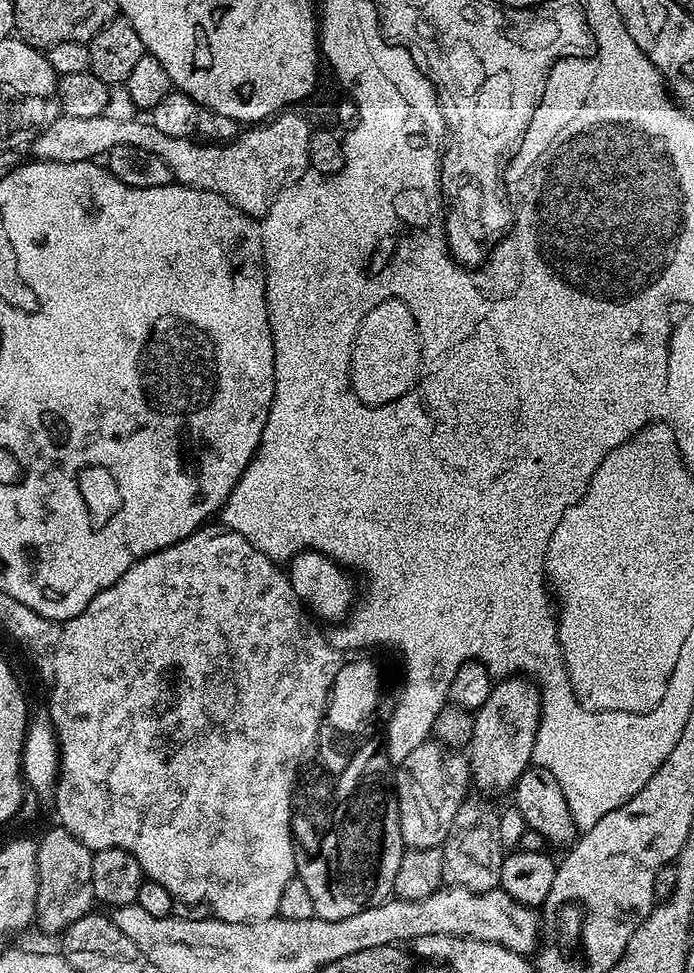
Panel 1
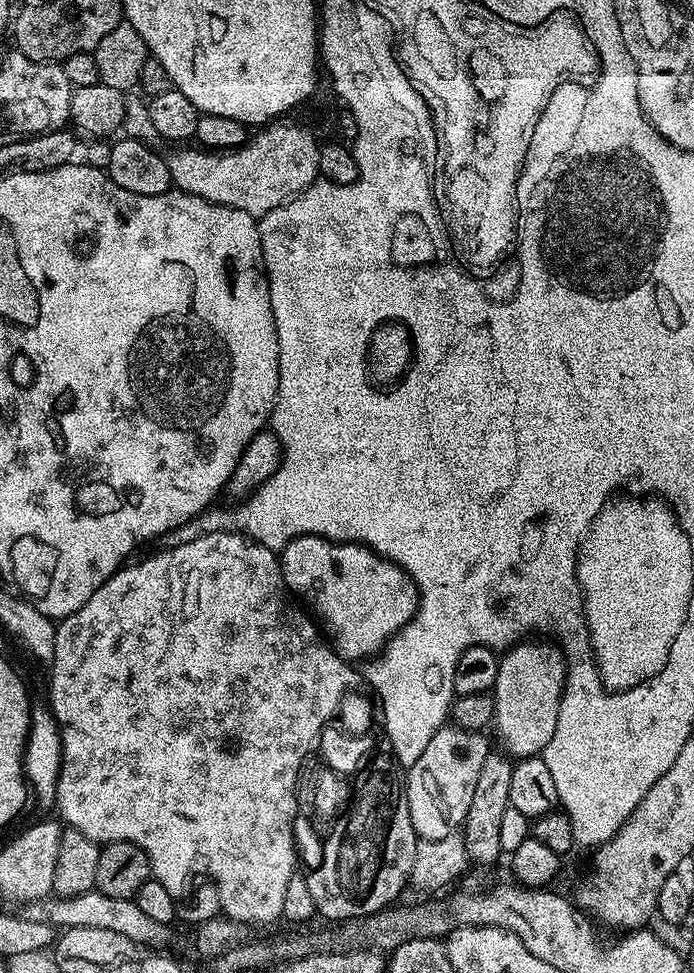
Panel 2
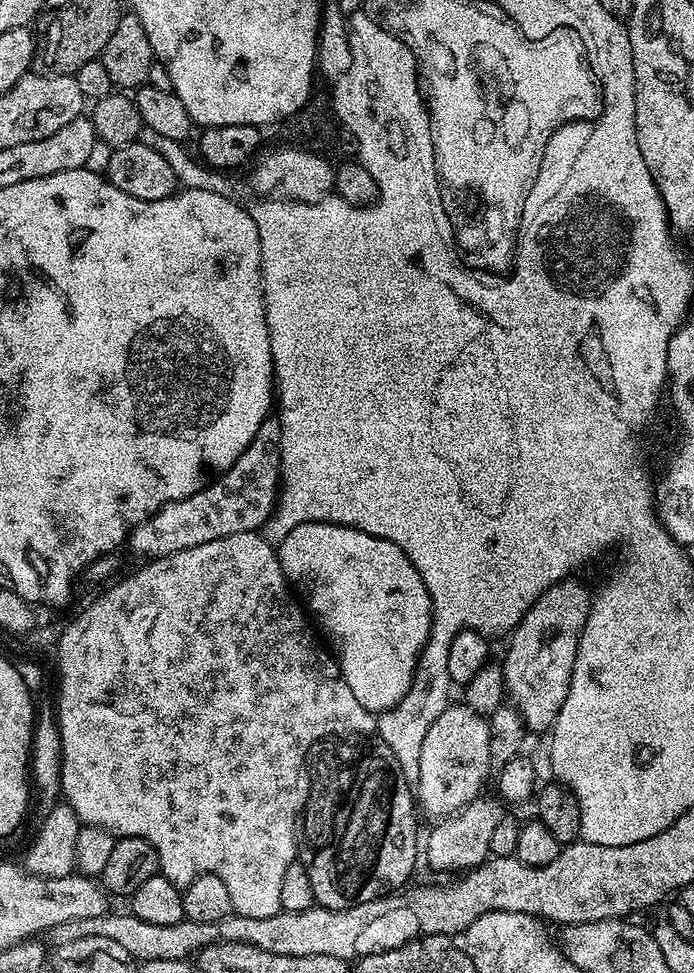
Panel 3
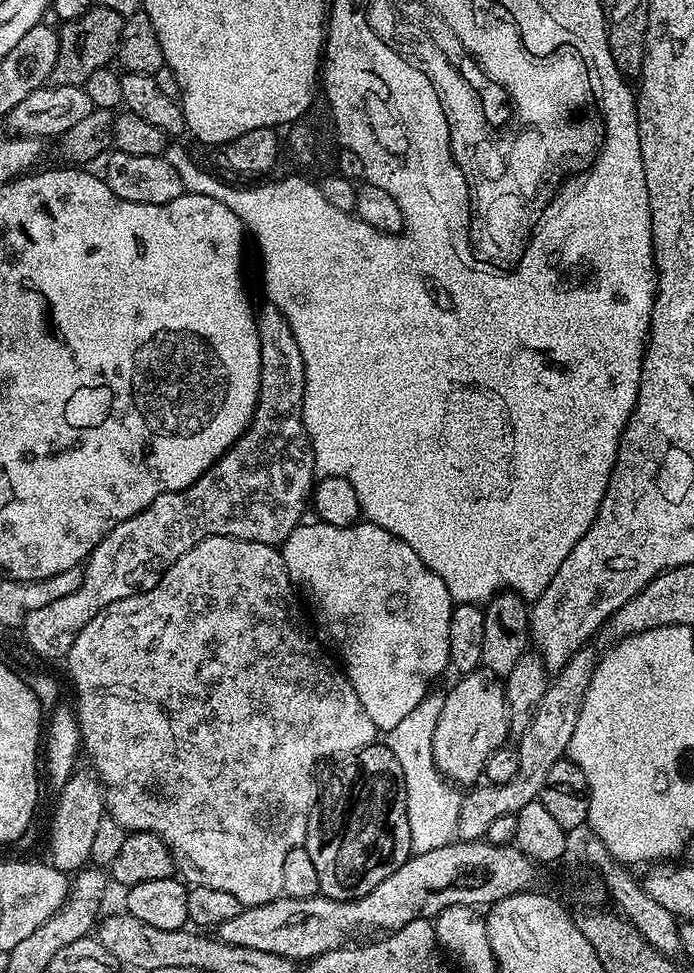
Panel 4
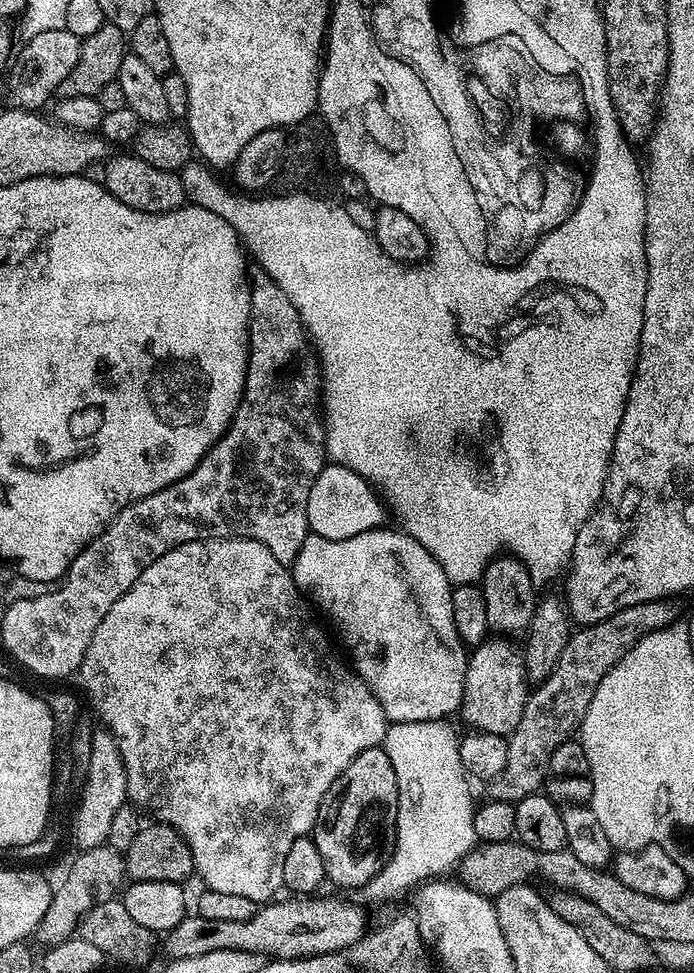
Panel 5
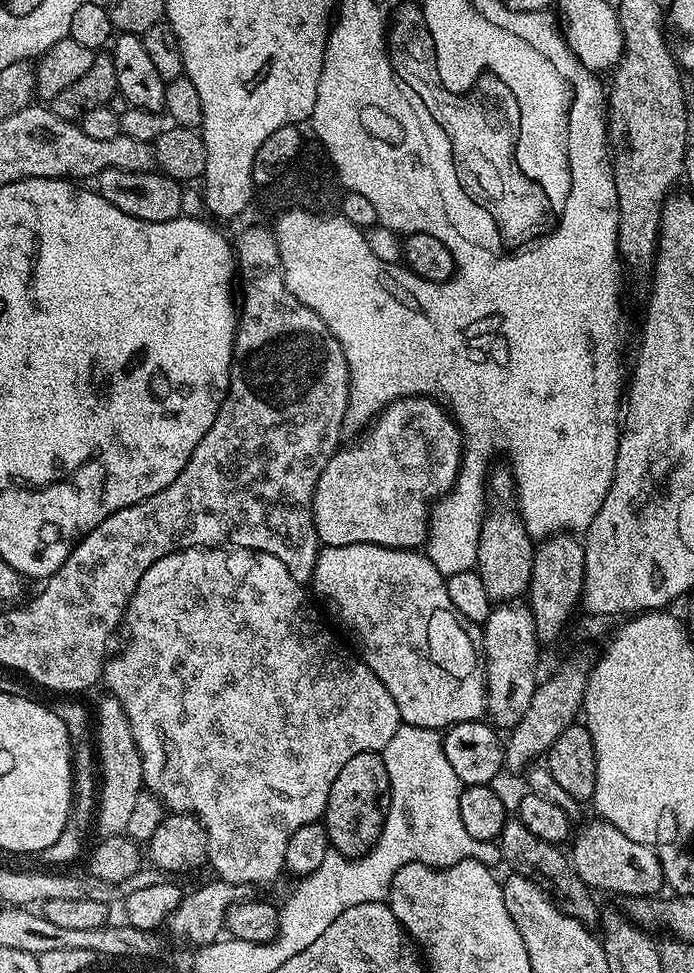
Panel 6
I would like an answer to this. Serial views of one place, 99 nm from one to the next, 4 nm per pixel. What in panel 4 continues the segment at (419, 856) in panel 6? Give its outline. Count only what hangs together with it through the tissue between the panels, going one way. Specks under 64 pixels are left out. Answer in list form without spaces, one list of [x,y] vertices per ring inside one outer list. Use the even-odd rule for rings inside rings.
[[[443,691],[429,692],[426,698],[422,698],[422,702],[418,702],[418,706],[414,706],[414,710],[410,710],[410,714],[406,714],[406,718],[402,718],[402,722],[398,722],[398,726],[394,726],[394,730],[386,734],[388,748],[394,750],[394,758],[398,758],[398,766],[402,766],[402,778],[406,782],[406,814],[410,818],[410,842],[413,853],[438,850],[438,846],[446,846],[457,839],[456,827],[458,826],[461,793],[446,783],[434,762],[434,750],[432,749],[434,728],[438,726],[443,701]]]

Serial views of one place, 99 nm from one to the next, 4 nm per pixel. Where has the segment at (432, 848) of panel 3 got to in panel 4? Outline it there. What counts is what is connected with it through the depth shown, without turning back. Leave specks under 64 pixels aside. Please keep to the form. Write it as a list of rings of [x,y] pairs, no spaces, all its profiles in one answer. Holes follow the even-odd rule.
[[[585,646],[575,652],[566,662],[566,666],[551,677],[546,694],[542,694],[542,702],[538,702],[538,710],[534,710],[530,726],[520,735],[515,745],[518,754],[518,774],[514,774],[510,782],[501,784],[477,783],[461,795],[456,827],[459,839],[479,840],[487,837],[490,825],[495,819],[515,816],[522,810],[522,806],[530,806],[530,802],[540,799],[540,791],[546,783],[546,774],[550,771],[550,766],[565,759],[570,746],[570,734],[574,734],[574,726],[578,724],[582,698],[588,689],[597,659],[598,652],[595,652],[592,646]]]

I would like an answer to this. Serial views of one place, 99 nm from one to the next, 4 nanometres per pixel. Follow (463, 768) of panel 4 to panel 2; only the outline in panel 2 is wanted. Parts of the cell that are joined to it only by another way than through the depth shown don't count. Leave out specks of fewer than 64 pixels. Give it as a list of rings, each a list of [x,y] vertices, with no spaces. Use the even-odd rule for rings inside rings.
[[[455,726],[439,728],[428,737],[426,750],[422,750],[418,762],[407,769],[404,793],[408,799],[410,822],[420,840],[441,840],[463,825],[466,810],[470,810],[470,802],[474,799],[478,770],[482,770],[482,762],[486,762],[490,751],[486,737]]]

